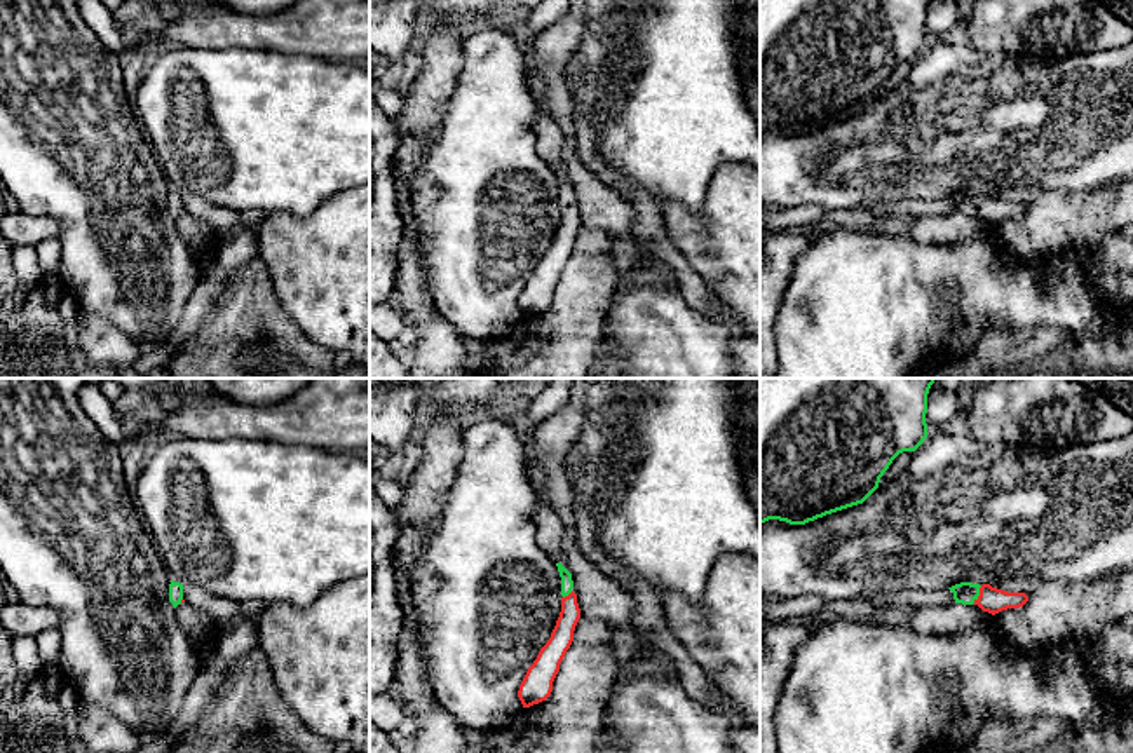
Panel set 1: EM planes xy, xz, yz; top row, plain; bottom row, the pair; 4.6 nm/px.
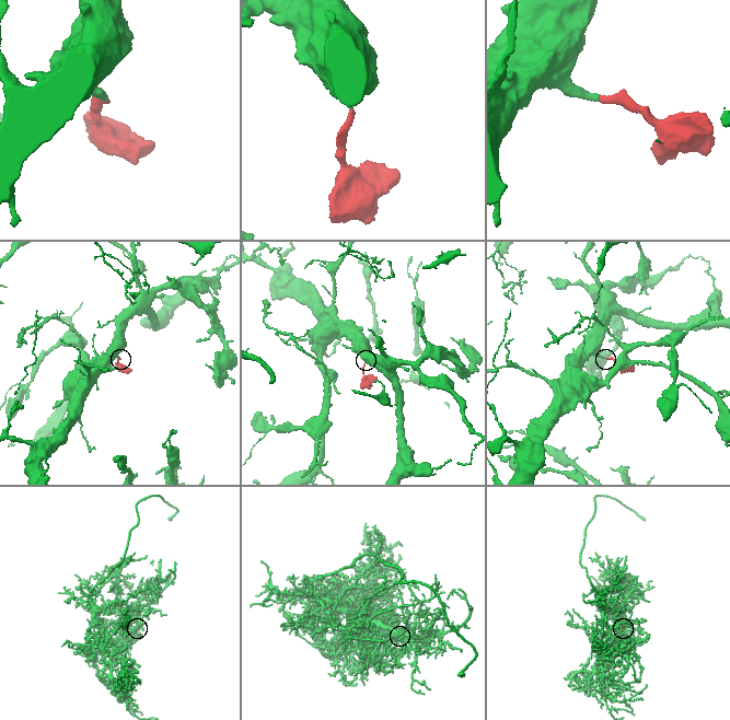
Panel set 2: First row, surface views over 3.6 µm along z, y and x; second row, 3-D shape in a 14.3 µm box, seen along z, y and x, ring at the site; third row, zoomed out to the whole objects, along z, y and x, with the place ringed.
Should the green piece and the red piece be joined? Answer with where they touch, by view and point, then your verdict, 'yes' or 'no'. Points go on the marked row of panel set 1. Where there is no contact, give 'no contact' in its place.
contact yz (978, 595); yes

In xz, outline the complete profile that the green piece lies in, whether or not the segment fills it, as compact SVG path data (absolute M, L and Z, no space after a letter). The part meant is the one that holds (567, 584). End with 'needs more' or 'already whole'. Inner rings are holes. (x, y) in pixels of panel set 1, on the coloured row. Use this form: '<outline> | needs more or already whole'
M556 563L561 577L561 612L547 643L540 648L537 659L528 668L518 697L523 708L530 708L546 701L553 692L553 682L560 671L560 664L573 641L573 631L580 619L580 608L573 589L572 573Z | needs more

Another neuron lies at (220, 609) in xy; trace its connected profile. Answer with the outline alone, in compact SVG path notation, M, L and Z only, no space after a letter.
M199 584L183 586L183 600L193 608L209 614L214 622L235 622L241 619L239 601L216 596Z

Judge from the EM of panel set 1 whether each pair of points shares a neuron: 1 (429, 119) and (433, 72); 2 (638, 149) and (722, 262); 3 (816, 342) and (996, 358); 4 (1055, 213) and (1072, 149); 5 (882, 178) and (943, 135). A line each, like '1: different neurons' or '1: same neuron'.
1: same neuron
2: different neurons
3: different neurons
4: different neurons
5: same neuron

